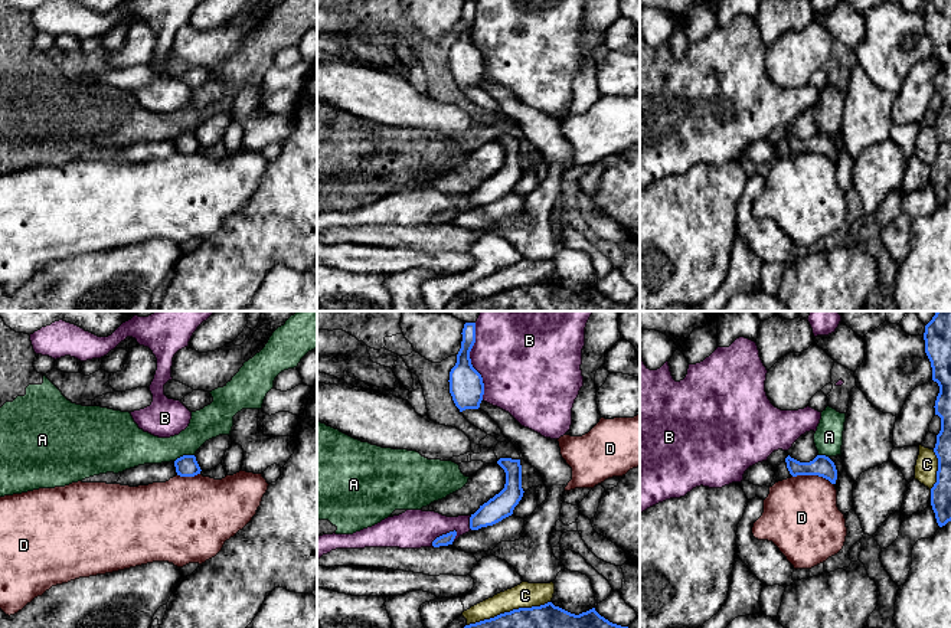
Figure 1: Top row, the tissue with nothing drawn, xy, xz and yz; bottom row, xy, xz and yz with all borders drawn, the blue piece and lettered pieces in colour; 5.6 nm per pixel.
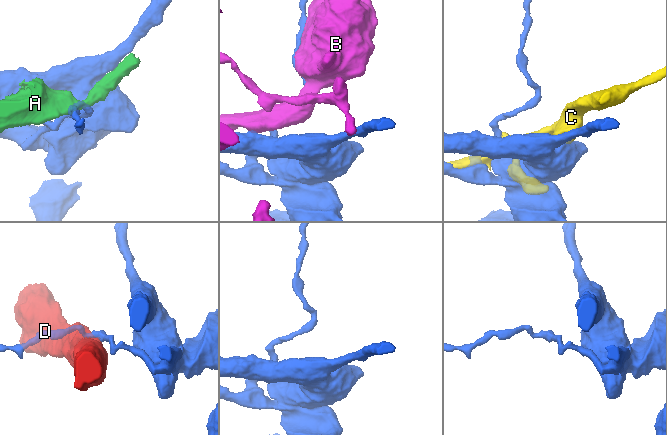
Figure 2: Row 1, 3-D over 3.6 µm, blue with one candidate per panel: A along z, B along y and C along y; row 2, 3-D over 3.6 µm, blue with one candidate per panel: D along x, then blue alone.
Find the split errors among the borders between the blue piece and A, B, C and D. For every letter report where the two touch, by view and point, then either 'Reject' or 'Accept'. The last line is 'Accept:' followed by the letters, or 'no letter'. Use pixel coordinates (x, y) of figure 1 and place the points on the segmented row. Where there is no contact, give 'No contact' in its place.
A: Touches blue at xy (183, 455). Reject
B: Touches blue at xz (470, 362). Reject
C: Touches blue at yz (938, 470). Reject
D: Touches blue at yz (813, 474). Reject
Accept: no letter

